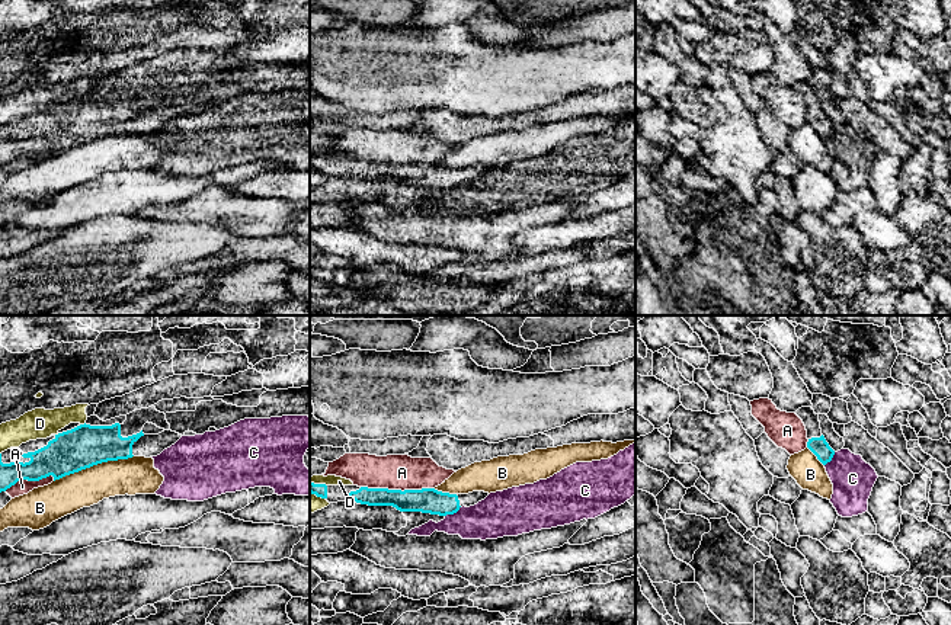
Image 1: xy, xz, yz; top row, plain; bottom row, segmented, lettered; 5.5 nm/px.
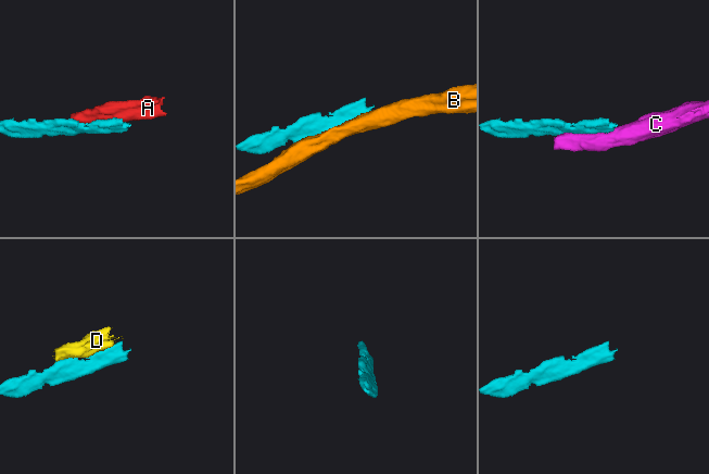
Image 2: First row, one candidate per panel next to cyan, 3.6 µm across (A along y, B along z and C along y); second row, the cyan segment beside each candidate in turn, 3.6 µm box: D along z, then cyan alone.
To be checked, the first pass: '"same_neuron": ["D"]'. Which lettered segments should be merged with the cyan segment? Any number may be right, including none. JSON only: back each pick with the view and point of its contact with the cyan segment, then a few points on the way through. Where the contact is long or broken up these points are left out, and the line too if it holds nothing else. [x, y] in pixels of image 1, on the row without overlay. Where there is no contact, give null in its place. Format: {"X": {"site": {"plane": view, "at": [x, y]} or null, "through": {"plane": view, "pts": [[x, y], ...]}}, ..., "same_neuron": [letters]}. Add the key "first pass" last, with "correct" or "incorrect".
{"same_neuron": [], "first pass": "incorrect"}

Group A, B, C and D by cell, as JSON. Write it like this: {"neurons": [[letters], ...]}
{"neurons": [["A"], ["B"], ["C"], ["D"]]}

